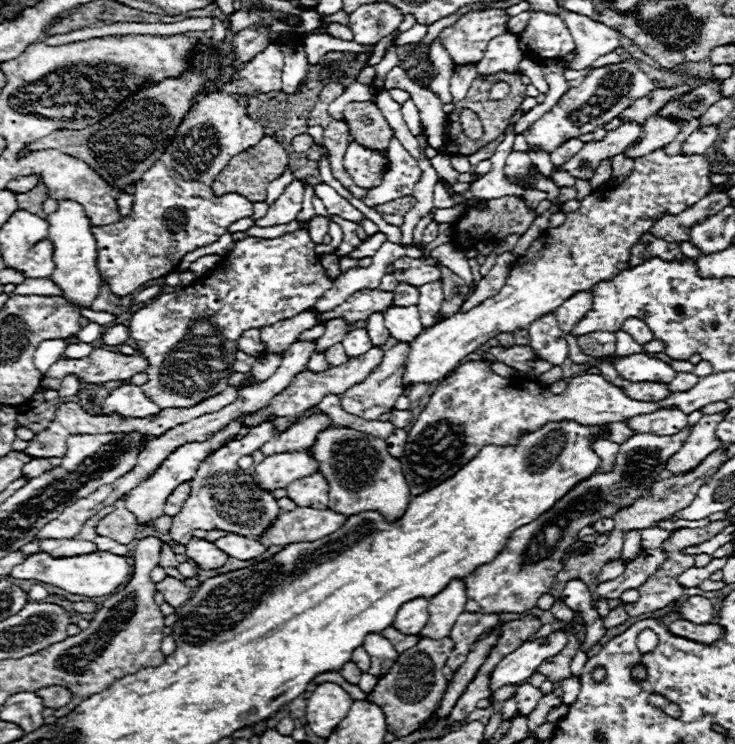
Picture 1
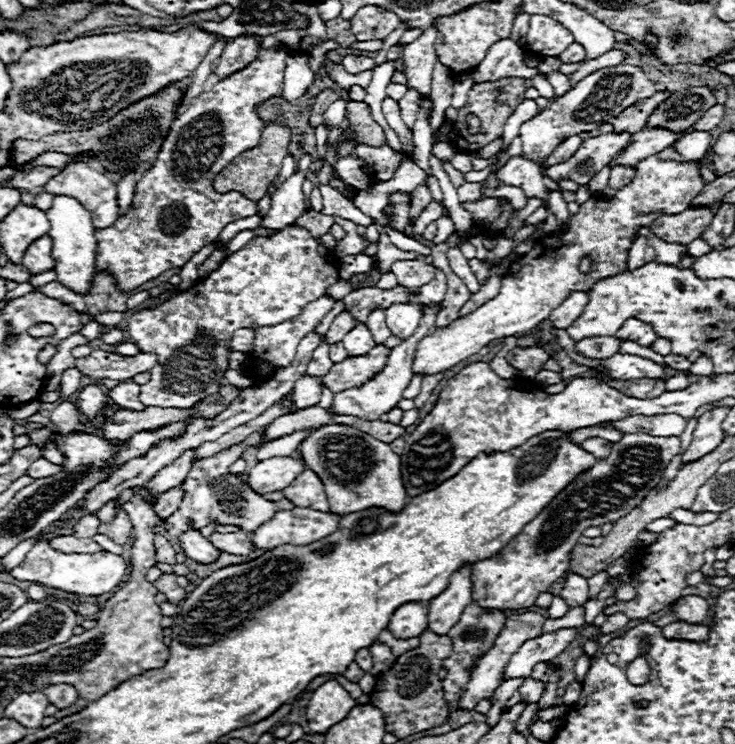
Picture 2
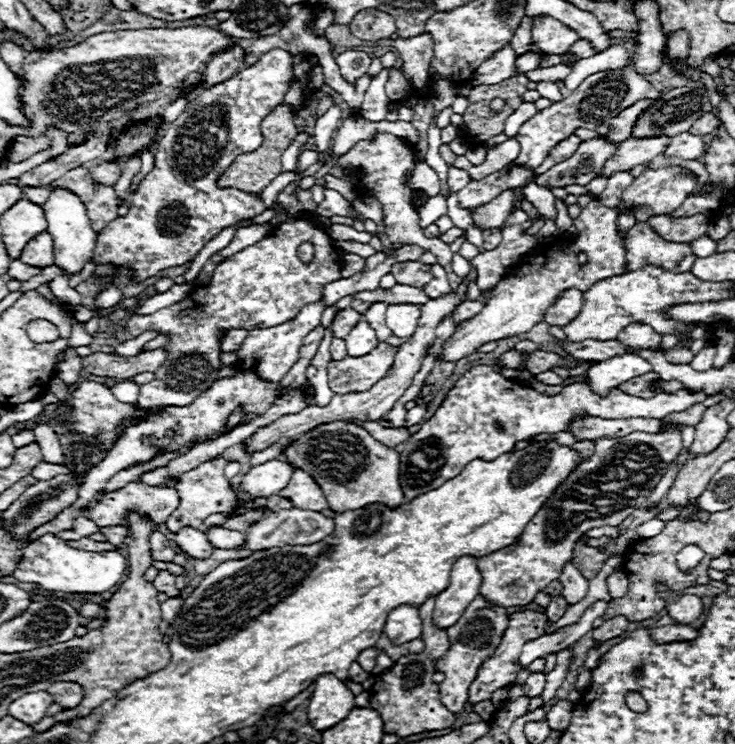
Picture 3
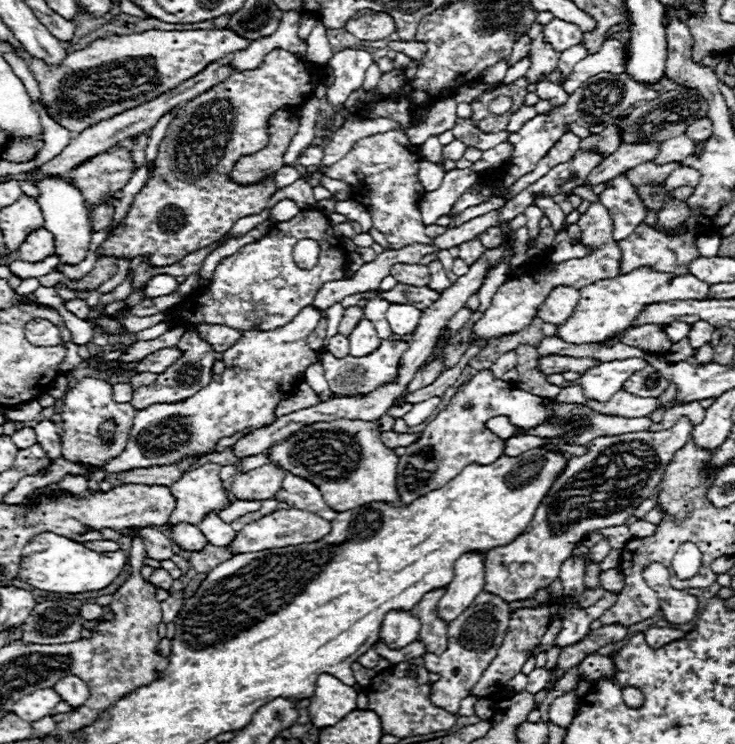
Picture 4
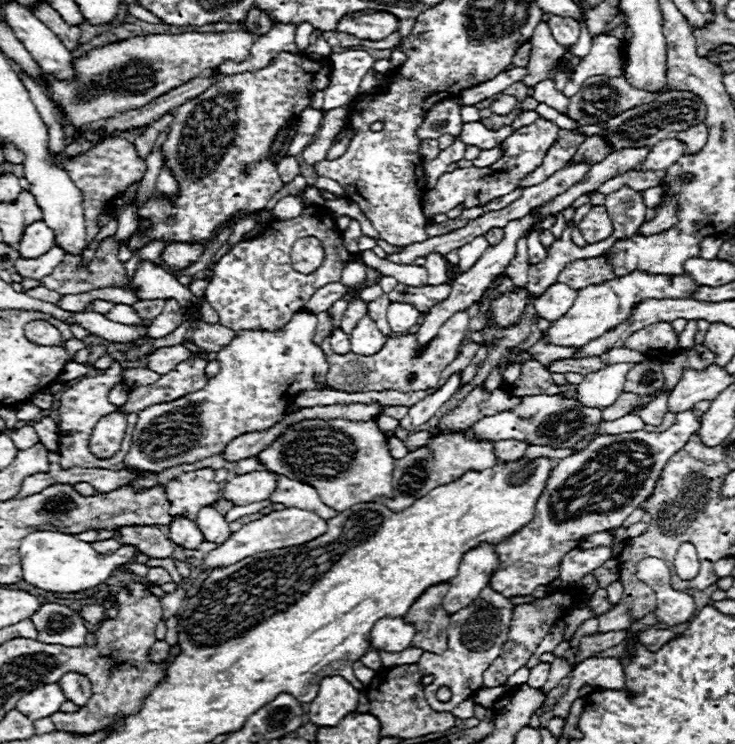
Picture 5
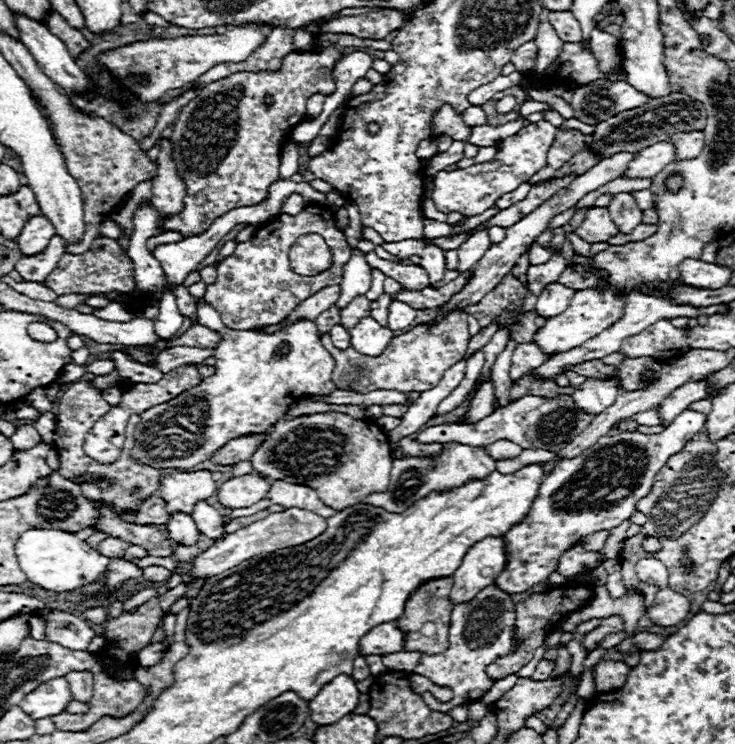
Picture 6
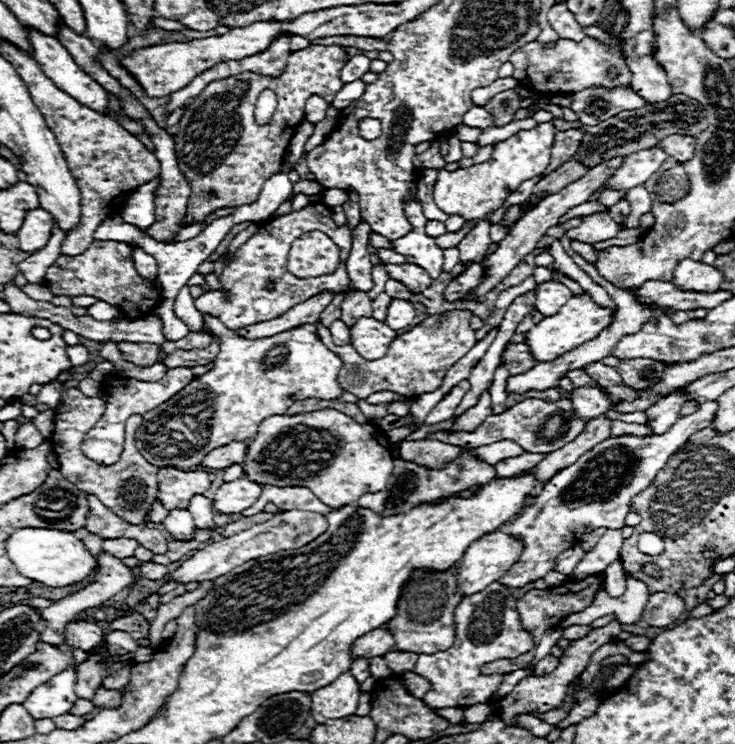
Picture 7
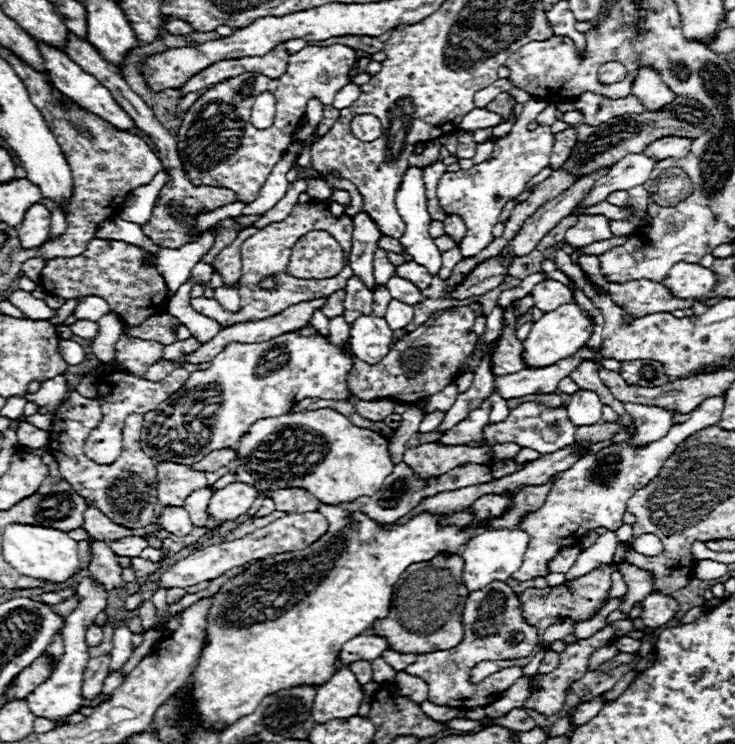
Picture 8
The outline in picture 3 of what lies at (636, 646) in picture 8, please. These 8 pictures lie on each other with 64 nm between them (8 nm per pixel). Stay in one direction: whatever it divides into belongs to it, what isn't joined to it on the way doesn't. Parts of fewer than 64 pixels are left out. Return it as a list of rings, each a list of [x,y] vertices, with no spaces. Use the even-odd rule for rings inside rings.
[[[672,624],[672,626],[662,626],[652,630],[652,638],[662,644],[662,642],[678,642],[678,640],[694,640],[698,638],[698,628],[694,626],[684,626],[684,624]]]

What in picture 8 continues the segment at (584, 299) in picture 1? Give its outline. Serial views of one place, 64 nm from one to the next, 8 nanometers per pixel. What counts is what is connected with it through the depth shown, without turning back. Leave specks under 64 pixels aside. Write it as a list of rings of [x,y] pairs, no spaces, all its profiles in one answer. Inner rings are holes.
[[[544,280],[544,282],[536,284],[532,290],[532,296],[534,296],[534,306],[538,310],[542,310],[544,314],[554,312],[556,308],[560,308],[562,304],[568,304],[572,300],[570,288],[558,280]]]

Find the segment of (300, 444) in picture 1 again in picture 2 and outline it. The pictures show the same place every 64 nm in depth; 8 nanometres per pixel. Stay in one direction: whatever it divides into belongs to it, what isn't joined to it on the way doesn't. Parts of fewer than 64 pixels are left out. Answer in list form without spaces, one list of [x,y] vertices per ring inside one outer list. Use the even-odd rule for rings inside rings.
[[[308,428],[308,430],[300,430],[300,432],[292,432],[288,436],[280,436],[276,440],[270,440],[266,444],[262,444],[258,448],[258,460],[266,460],[272,456],[294,456],[300,448],[300,444],[314,432],[316,428]]]

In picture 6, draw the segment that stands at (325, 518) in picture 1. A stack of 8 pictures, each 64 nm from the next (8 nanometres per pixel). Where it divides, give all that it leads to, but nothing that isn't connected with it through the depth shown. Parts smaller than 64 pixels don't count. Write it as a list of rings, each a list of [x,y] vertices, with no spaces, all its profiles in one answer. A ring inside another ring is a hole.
[[[286,508],[282,512],[272,512],[268,518],[258,520],[254,524],[248,524],[234,534],[228,534],[224,540],[218,540],[212,548],[208,548],[200,556],[196,556],[192,572],[200,578],[210,578],[210,576],[216,576],[228,568],[234,568],[236,564],[240,564],[252,556],[258,556],[262,552],[274,552],[280,548],[304,544],[316,536],[320,536],[324,530],[326,530],[326,520],[310,510]]]

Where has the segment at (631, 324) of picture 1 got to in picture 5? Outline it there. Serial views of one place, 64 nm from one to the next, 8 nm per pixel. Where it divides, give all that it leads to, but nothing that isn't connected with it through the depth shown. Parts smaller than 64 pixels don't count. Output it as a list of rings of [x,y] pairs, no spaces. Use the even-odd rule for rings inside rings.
[[[658,322],[658,324],[650,324],[634,332],[624,342],[624,346],[638,350],[642,354],[648,354],[648,356],[664,358],[676,352],[678,338],[668,322]]]

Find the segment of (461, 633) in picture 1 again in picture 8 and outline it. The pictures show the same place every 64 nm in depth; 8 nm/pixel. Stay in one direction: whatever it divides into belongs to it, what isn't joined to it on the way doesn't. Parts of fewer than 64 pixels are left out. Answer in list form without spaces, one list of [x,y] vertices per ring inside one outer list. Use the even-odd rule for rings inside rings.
[[[492,582],[484,590],[470,592],[464,602],[460,622],[464,626],[464,636],[456,648],[432,654],[420,654],[418,660],[406,668],[406,672],[420,676],[430,686],[428,700],[436,706],[452,706],[452,708],[488,706],[522,676],[520,668],[502,670],[494,676],[484,678],[480,684],[470,684],[470,670],[484,660],[510,660],[510,658],[530,656],[538,646],[538,632],[534,626],[528,626],[524,622],[518,596],[512,592],[512,588],[506,582]],[[514,632],[524,634],[524,640],[518,644],[510,644],[508,636]]]

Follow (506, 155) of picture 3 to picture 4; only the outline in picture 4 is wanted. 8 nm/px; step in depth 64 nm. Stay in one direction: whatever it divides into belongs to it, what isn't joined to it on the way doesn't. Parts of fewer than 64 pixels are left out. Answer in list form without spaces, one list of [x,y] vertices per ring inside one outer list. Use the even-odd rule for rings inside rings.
[[[502,142],[502,144],[498,144],[496,148],[486,150],[486,152],[482,154],[482,158],[480,158],[476,164],[472,164],[472,170],[474,170],[476,174],[486,174],[486,172],[498,170],[498,168],[512,156],[512,152],[514,152],[514,146],[512,146],[510,142]]]

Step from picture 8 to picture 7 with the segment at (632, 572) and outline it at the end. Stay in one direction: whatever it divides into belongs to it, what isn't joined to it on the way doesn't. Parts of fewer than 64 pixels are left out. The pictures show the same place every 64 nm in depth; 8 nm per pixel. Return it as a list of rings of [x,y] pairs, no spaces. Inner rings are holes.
[[[628,578],[626,584],[628,584],[628,588],[626,588],[624,596],[610,598],[606,594],[606,590],[600,590],[596,594],[596,600],[592,602],[592,606],[588,606],[584,612],[576,612],[572,616],[566,616],[564,620],[560,620],[558,626],[564,630],[574,624],[590,624],[596,618],[602,618],[608,614],[614,614],[622,624],[636,624],[646,608],[650,594],[648,594],[646,584],[640,580]]]

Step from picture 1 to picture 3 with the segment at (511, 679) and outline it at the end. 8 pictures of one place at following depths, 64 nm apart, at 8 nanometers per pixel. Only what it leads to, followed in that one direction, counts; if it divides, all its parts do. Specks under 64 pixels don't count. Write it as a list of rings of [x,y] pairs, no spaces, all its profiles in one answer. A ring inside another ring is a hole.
[[[599,600],[590,604],[582,618],[572,624],[572,626],[564,626],[560,630],[556,630],[554,634],[544,634],[536,640],[530,640],[528,644],[524,644],[522,652],[520,652],[520,668],[528,670],[530,664],[536,658],[546,658],[548,654],[558,654],[564,648],[570,648],[576,640],[580,640],[588,630],[592,630],[592,622],[604,614],[604,610],[608,608],[605,601]]]

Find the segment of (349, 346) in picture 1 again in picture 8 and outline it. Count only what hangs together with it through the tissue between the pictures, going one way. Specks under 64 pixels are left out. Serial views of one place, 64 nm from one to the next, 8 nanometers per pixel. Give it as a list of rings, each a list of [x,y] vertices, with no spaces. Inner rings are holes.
[[[372,314],[360,316],[358,320],[352,322],[352,332],[348,342],[360,360],[376,364],[388,354],[392,346],[392,330],[388,328],[384,318]]]

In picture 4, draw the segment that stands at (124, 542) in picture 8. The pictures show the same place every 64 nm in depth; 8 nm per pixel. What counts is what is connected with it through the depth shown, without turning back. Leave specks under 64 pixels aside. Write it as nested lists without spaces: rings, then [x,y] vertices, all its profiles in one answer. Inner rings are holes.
[[[98,540],[82,542],[86,548],[96,552],[112,552],[119,549],[119,545],[114,541]]]

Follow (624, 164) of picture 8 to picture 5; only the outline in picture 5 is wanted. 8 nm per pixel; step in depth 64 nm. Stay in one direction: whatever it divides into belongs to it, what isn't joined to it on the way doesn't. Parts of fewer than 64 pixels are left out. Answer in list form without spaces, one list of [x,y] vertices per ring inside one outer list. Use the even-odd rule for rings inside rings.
[[[668,138],[662,140],[660,144],[652,146],[652,152],[648,154],[648,158],[644,162],[640,162],[636,166],[636,170],[662,170],[668,168],[670,164],[674,164],[678,158],[682,158],[686,154],[686,144],[676,140],[676,138]]]

